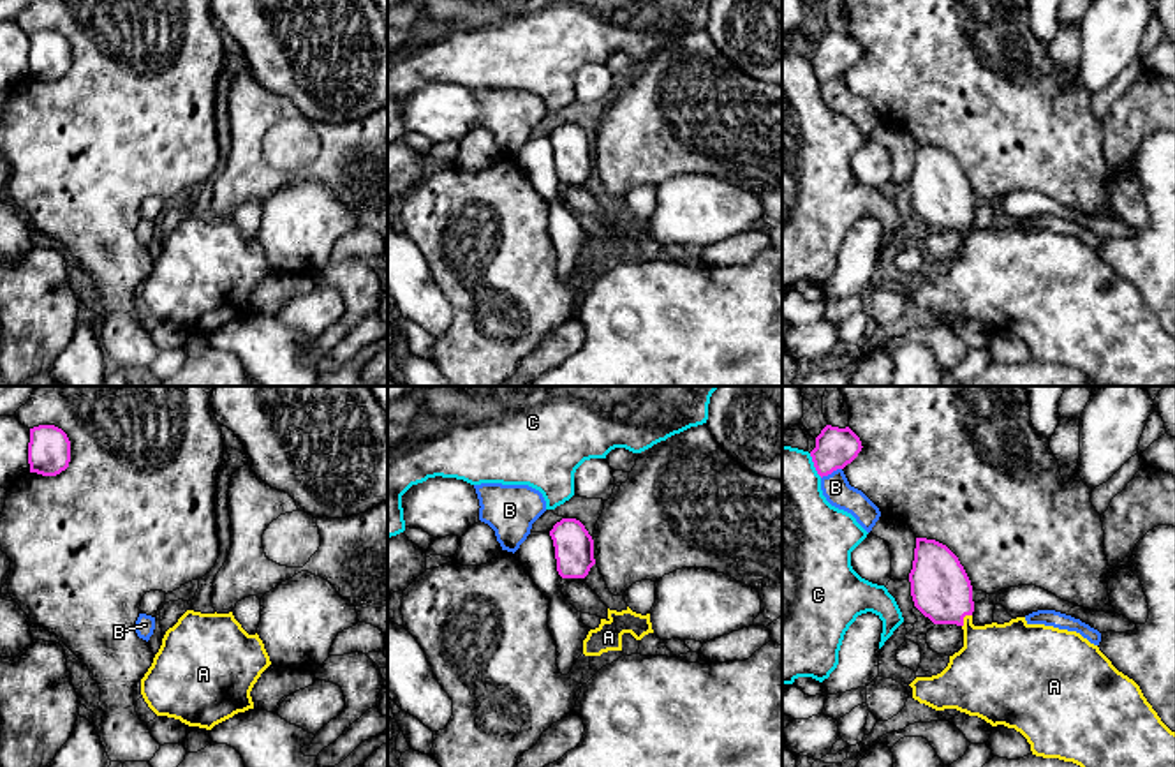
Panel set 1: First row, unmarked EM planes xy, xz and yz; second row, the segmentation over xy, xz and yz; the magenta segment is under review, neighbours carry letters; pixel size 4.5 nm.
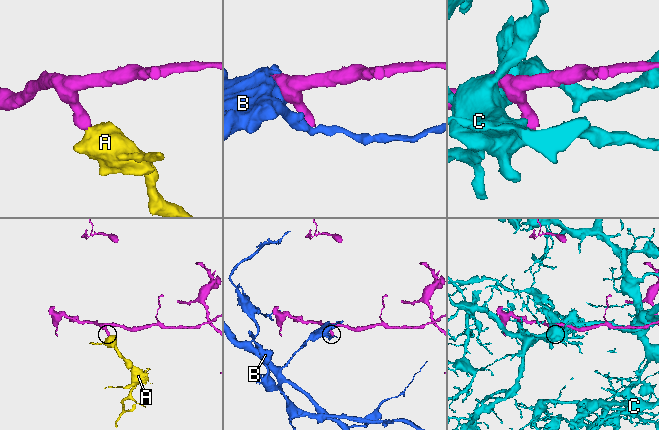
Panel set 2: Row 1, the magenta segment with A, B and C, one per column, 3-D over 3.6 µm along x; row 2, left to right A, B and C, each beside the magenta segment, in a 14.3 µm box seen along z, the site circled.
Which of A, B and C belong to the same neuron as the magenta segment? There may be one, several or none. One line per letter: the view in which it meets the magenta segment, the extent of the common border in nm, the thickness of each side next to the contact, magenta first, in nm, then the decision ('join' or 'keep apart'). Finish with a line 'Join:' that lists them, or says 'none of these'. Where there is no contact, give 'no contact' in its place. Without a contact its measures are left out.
A: meets magenta in yz; contact 80 nm long; 280 nm thick on the magenta side, 360 nm on the other; join
B: meets magenta in yz; contact 110 nm long; 180 nm thick on the magenta side, 130 nm on the other; keep apart
C: meets magenta in yz; contact 130 nm long; 180 nm thick on the magenta side, 400 nm on the other; keep apart
Join: A

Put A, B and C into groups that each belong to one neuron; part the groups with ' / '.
A / B / C

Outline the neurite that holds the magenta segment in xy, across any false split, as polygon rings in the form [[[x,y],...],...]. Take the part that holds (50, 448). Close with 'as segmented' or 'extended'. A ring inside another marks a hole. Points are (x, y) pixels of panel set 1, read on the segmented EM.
[[[39,425],[30,428],[30,473],[56,476],[69,467],[69,462],[70,441],[62,428],[55,425]]]; as segmented

